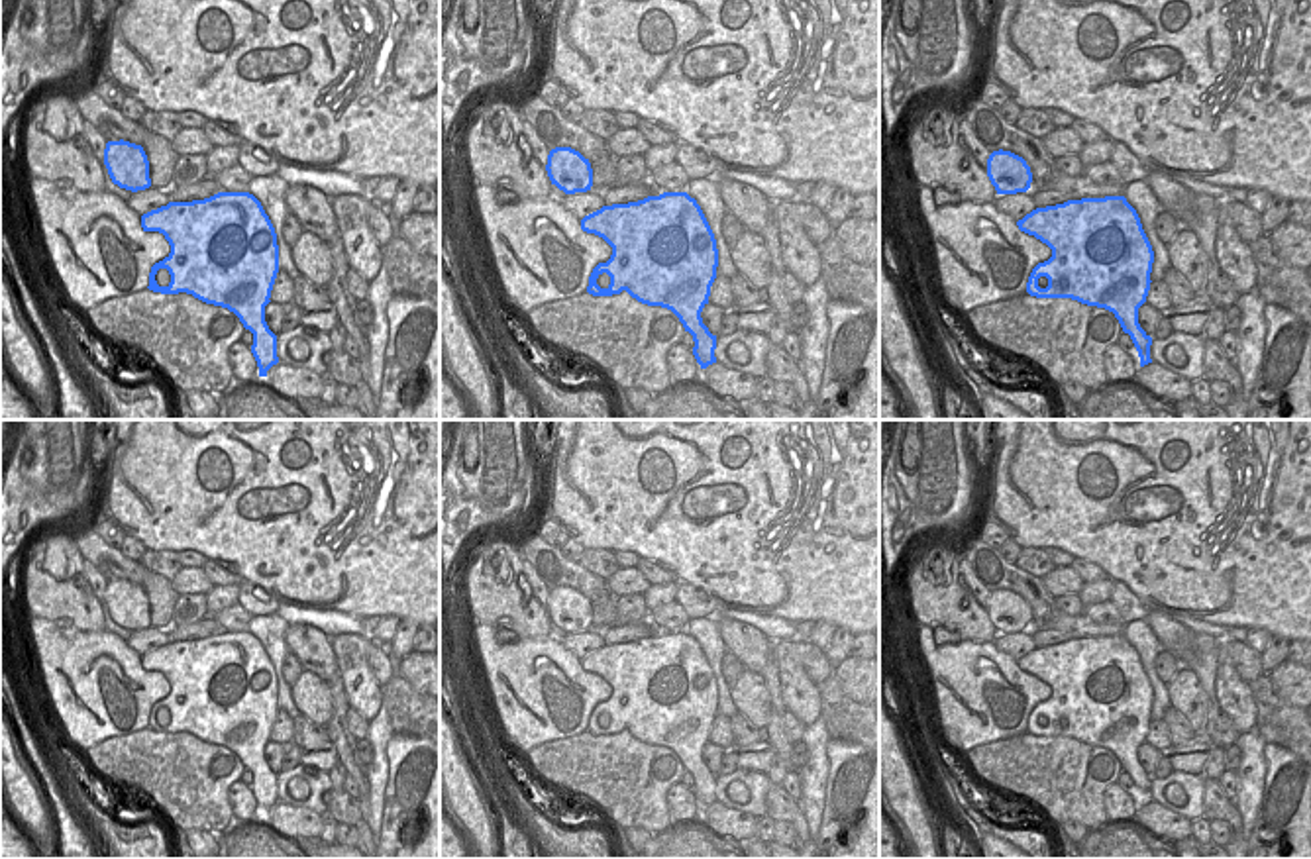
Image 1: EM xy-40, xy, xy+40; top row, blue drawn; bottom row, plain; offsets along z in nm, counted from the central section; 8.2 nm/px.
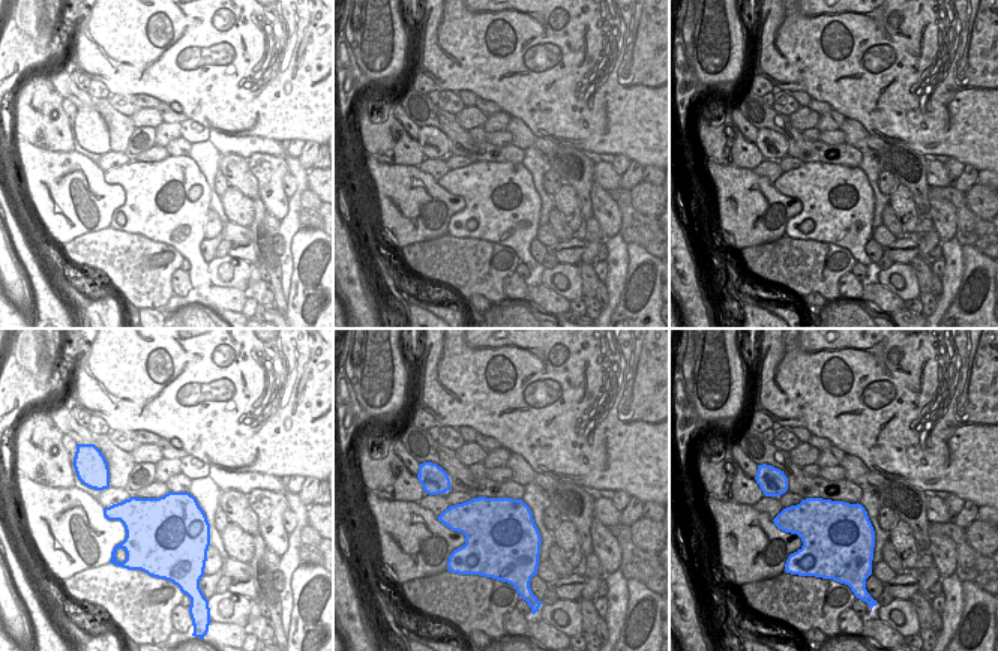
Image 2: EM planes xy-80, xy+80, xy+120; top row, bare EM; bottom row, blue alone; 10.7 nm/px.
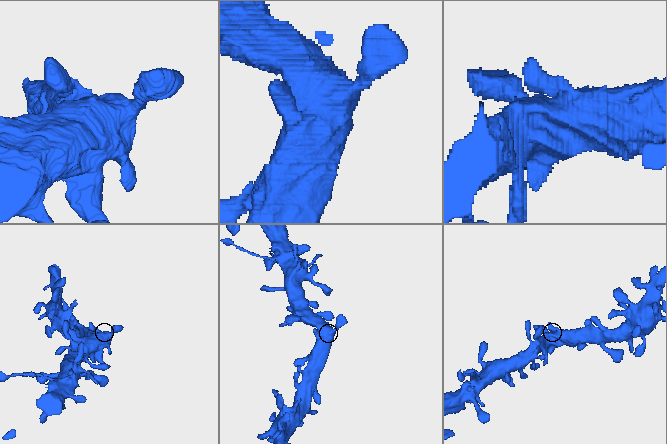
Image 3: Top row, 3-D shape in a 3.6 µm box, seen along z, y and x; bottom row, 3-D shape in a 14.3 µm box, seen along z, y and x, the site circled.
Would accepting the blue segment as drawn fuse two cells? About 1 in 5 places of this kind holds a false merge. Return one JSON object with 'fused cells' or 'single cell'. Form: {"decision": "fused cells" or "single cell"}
{"decision": "single cell"}

